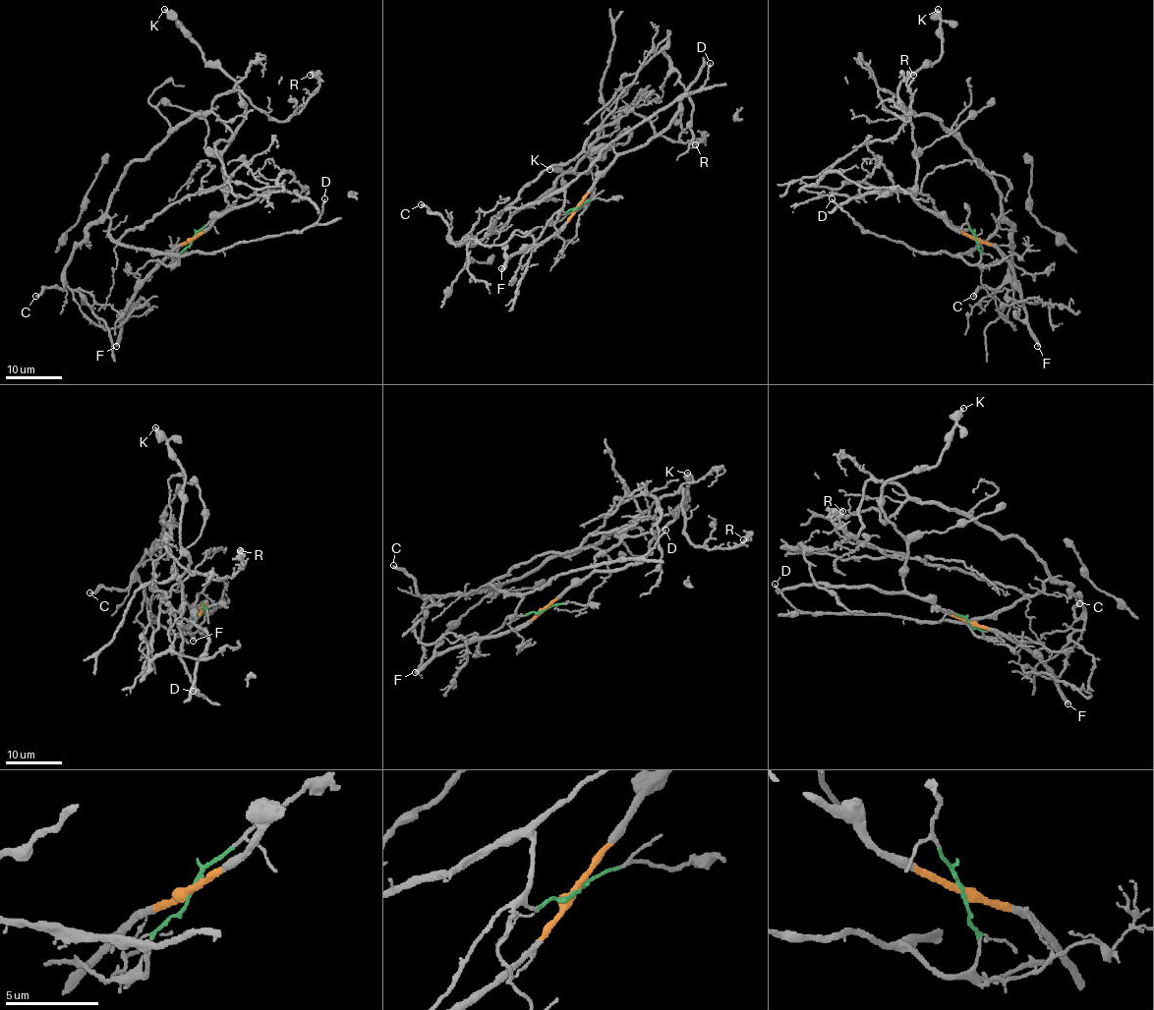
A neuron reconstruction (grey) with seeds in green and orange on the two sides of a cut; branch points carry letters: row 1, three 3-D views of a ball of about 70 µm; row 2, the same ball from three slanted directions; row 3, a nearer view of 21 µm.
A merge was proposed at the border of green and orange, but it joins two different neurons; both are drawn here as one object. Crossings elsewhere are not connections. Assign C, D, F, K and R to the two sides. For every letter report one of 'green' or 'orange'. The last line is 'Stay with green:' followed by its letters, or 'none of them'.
C: green
D: green
F: orange
K: orange
R: green
Stay with green: C, D, R

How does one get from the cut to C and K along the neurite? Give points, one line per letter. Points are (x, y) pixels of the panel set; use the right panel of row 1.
C: (976, 239), (980, 260), (967, 264), (959, 256), (993, 234), (999, 218), (1011, 227), (1007, 278), (973, 296)
K: (976, 239), (956, 231), (914, 199), (912, 124), (898, 98), (899, 84), (928, 68), (941, 54), (938, 9)

